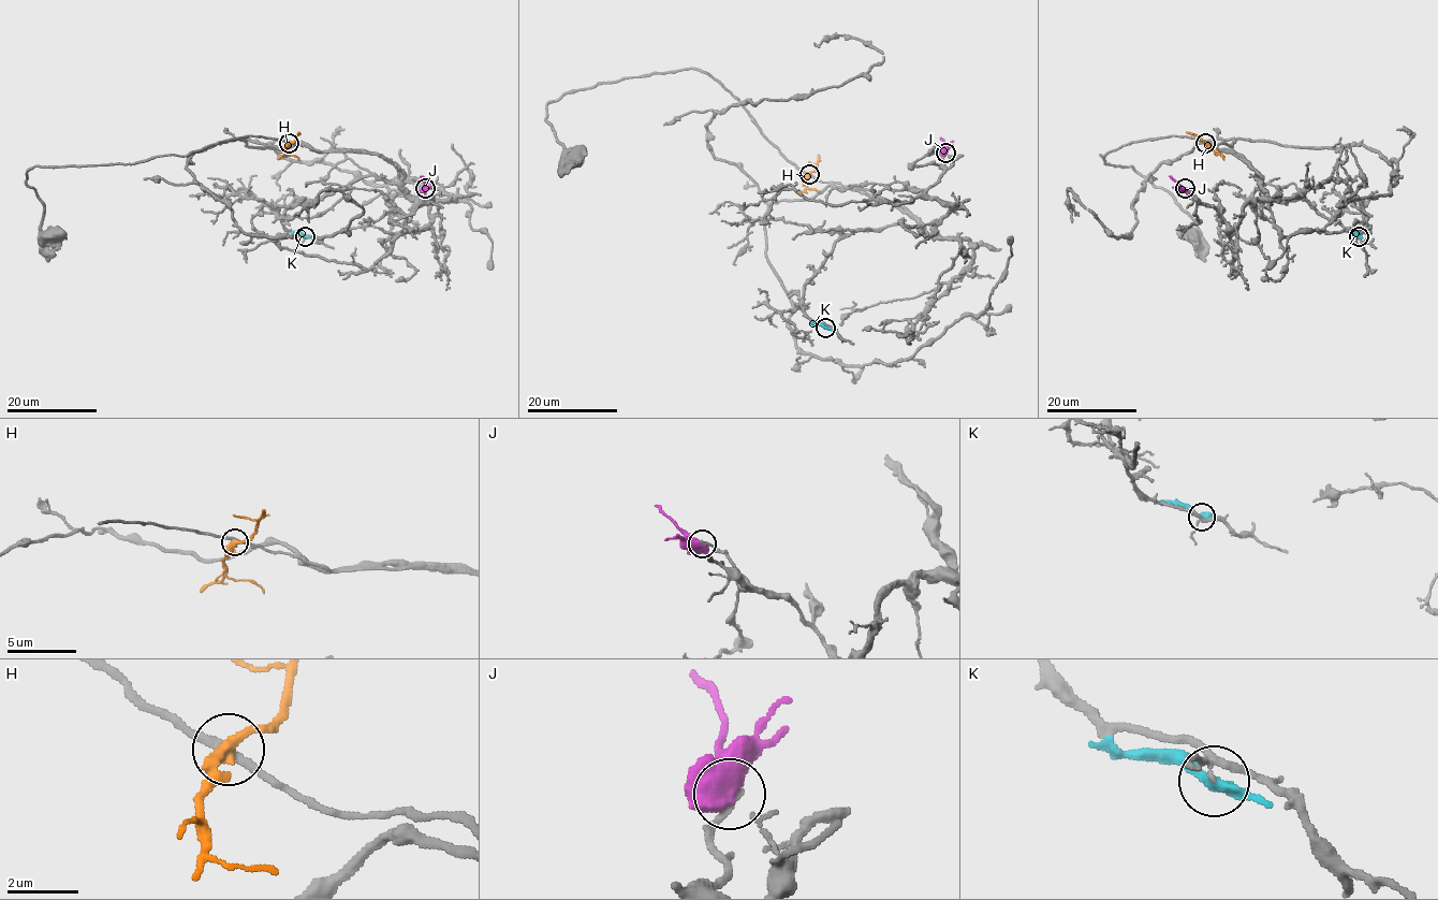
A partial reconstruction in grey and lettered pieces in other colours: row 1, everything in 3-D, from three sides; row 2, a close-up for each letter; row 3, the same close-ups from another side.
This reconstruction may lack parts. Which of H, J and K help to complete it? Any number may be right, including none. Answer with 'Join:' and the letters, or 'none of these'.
Join: none of these

